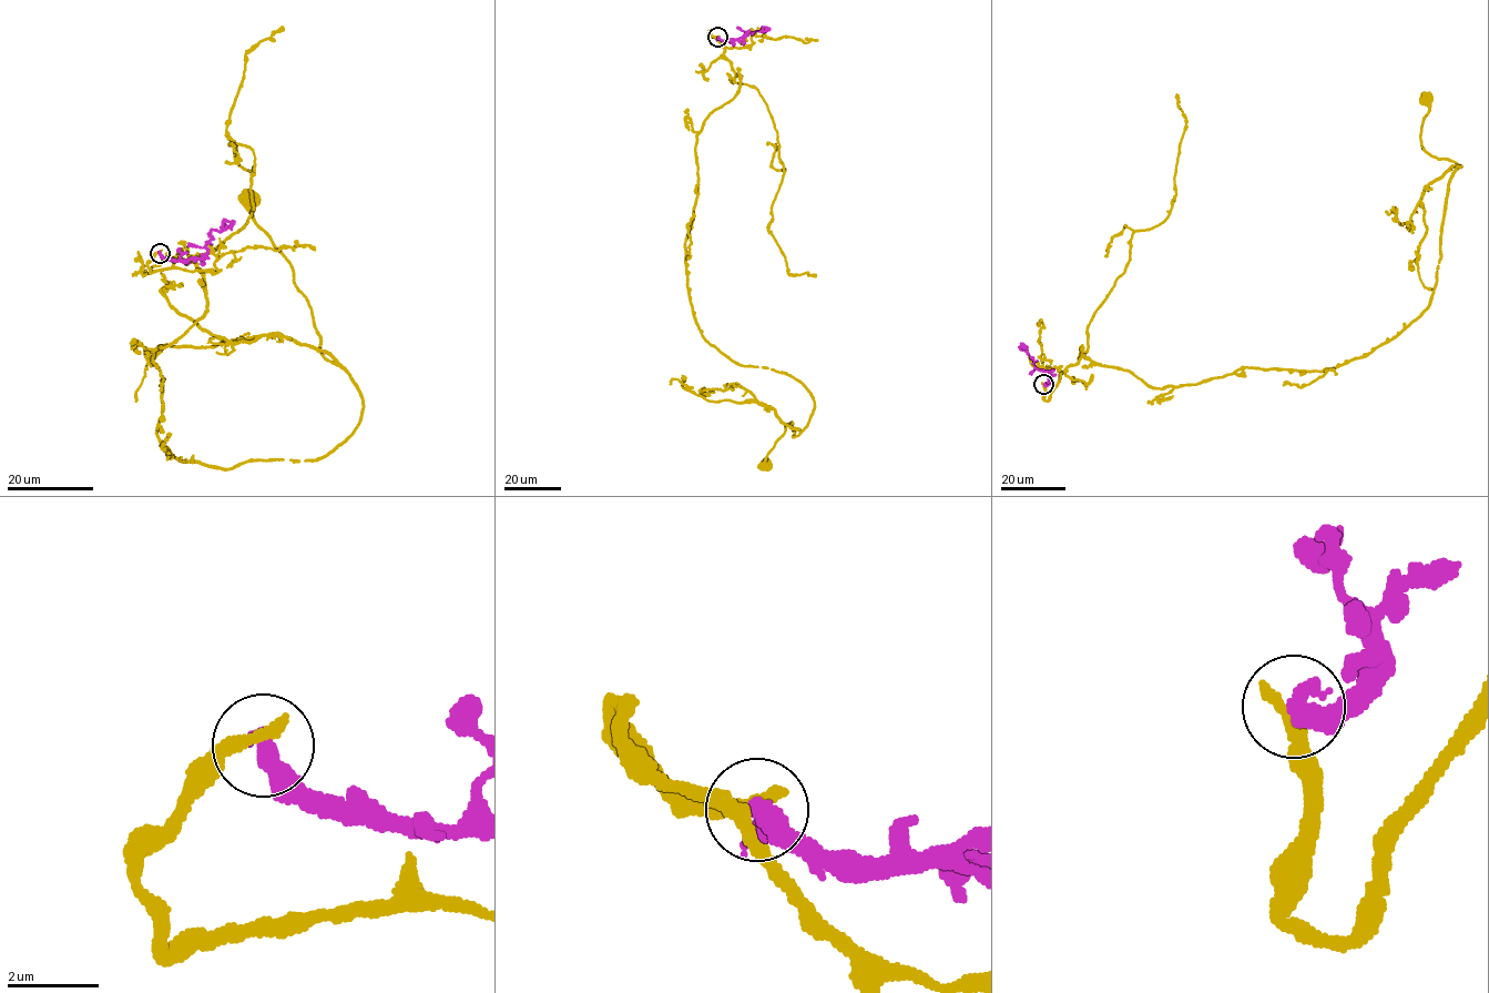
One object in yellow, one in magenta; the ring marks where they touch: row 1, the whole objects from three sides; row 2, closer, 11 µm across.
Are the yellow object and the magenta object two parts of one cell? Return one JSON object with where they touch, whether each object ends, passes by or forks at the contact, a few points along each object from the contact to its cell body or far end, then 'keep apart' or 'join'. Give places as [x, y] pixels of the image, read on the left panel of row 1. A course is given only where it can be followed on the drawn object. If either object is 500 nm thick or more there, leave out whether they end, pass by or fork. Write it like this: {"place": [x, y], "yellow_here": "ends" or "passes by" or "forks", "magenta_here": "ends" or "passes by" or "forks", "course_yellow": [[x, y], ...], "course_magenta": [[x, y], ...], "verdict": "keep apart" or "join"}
{"place": [160, 253], "course_yellow": [[160, 252], [151, 272], [192, 262], [208, 307], [153, 351], [167, 457], [323, 457], [363, 396], [247, 198]], "course_magenta": [[160, 252], [172, 260], [200, 259], [207, 251], [212, 231], [223, 231], [230, 224], [225, 221], [222, 226]], "verdict": "keep apart"}

